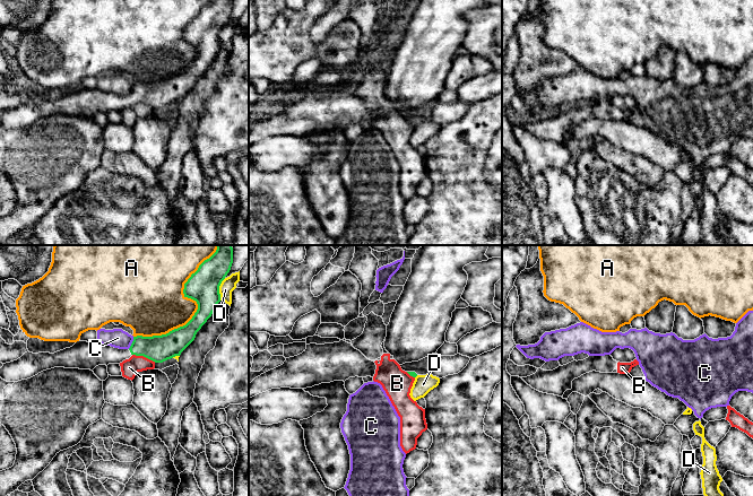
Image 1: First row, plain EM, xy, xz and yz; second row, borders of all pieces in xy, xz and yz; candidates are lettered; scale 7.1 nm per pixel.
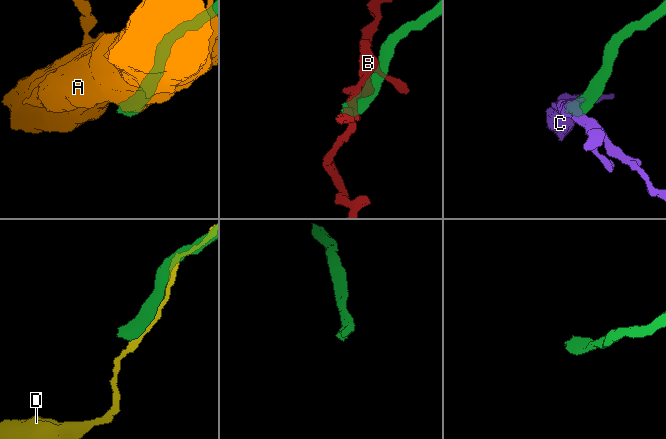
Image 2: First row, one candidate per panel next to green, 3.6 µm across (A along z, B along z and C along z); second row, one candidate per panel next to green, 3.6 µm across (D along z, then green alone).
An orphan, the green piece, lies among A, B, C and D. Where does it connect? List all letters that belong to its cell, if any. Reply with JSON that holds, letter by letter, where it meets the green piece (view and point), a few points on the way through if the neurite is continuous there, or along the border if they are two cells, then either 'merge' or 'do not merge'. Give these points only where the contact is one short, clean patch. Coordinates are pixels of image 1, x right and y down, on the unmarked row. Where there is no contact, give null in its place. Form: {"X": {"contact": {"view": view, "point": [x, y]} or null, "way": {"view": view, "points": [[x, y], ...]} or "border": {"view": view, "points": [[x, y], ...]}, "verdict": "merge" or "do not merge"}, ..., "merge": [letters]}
{"A": {"contact": {"view": "xy", "point": [197, 58]}, "verdict": "do not merge"}, "B": {"contact": {"view": "xy", "point": [144, 103]}, "border": {"view": "xy", "points": [[132, 101], [145, 103], [155, 109]]}, "verdict": "do not merge"}, "C": {"contact": {"view": "xy", "point": [132, 89]}, "border": {"view": "xy", "points": [[133, 84], [128, 95]]}, "verdict": "do not merge"}, "D": {"contact": {"view": "xy", "point": [218, 36]}, "verdict": "do not merge"}, "merge": []}

